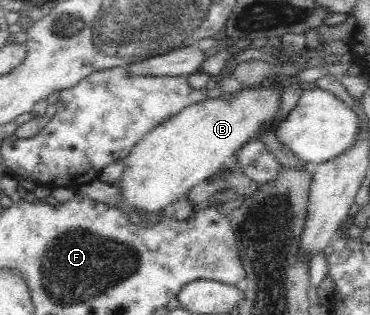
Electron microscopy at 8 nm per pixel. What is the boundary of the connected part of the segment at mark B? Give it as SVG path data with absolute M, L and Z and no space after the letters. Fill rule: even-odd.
M266 82L255 89L241 86L238 91L232 92L230 101L225 101L221 97L213 100L206 98L204 101L188 106L187 110L181 110L181 114L169 118L169 121L145 133L145 136L129 151L124 160L121 175L117 182L112 184L117 188L119 201L115 201L111 207L117 207L121 212L127 209L129 213L152 214L163 211L167 205L179 201L188 190L227 165L245 142L257 137L261 126L276 122L279 116L279 98L281 98L282 88L281 85L269 85Z

